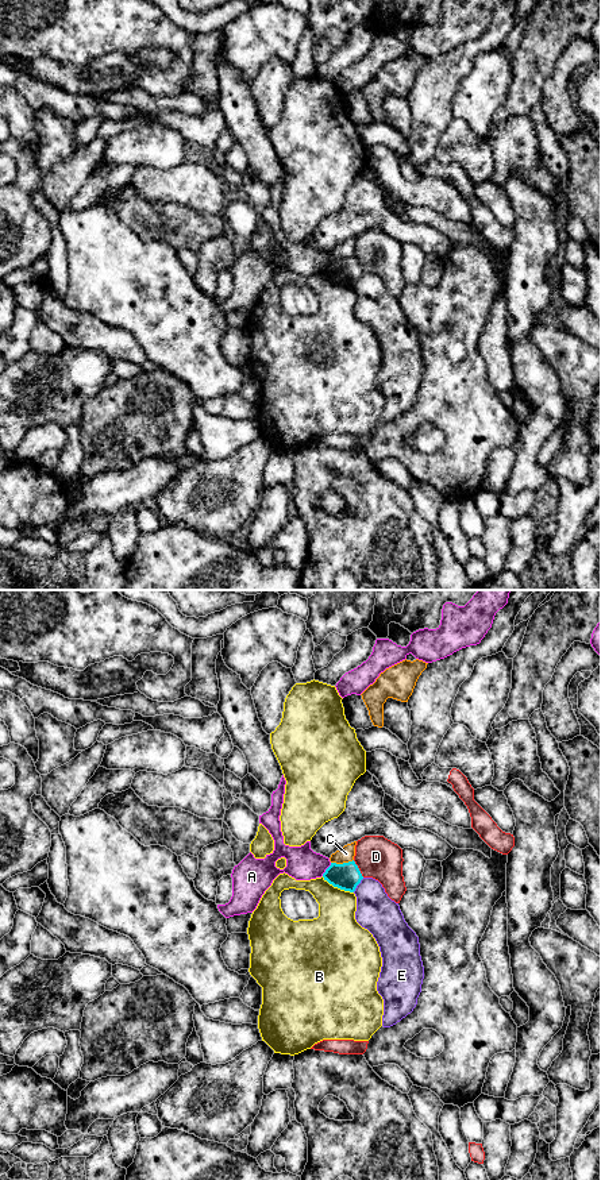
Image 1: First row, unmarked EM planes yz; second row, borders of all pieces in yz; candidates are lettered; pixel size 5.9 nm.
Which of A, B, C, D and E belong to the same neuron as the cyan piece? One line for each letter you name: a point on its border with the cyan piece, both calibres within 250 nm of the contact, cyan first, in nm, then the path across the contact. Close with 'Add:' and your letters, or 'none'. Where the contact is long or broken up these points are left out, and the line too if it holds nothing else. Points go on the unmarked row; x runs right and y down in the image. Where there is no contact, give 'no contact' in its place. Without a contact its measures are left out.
Add: none

